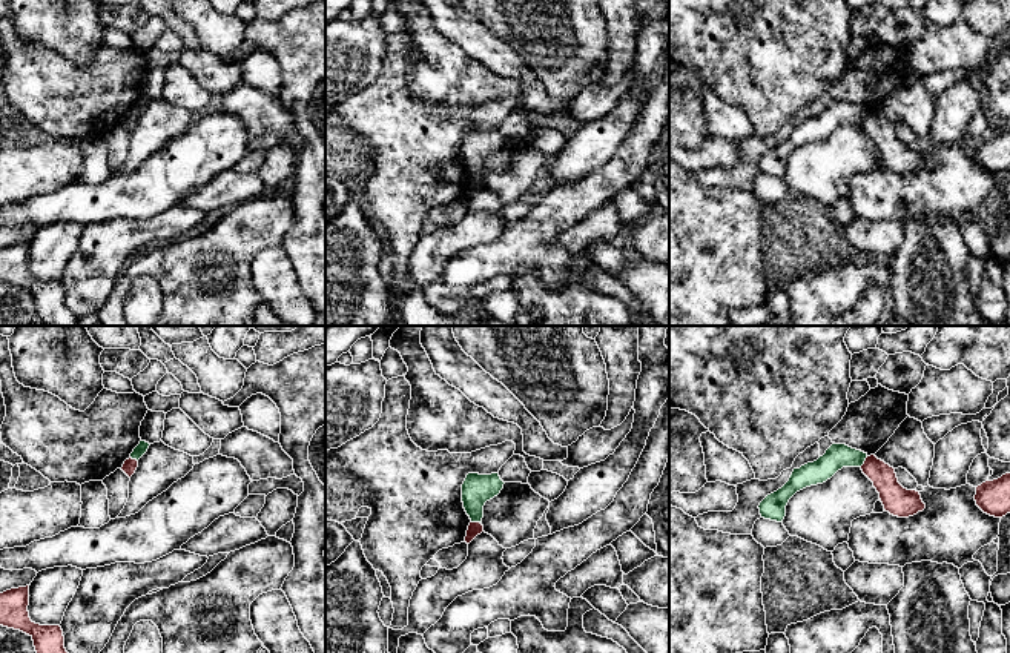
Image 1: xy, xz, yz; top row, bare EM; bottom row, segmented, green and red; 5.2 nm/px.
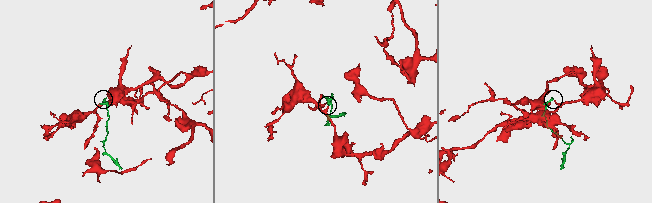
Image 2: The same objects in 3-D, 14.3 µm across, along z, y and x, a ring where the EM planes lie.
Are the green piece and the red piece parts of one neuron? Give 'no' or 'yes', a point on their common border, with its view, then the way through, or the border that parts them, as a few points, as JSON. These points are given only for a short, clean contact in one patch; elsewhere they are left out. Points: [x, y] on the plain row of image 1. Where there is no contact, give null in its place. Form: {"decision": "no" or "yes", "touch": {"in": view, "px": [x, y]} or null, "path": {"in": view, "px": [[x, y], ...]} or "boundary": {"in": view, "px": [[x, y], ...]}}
{"decision": "no", "touch": {"in": "xz", "px": [476, 177]}, "boundary": {"in": "xz", "px": [[471, 177], [481, 180]]}}

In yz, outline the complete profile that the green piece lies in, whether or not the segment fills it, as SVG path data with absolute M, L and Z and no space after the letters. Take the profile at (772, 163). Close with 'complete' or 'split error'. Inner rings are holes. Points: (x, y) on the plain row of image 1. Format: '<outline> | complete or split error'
M833 98L817 117L794 124L789 137L760 158L761 174L783 178L786 161L797 148L826 138L843 123L861 123L866 114L861 106Z | complete

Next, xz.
M468 129L462 140L462 158L471 178L480 178L484 174L484 161L503 144L499 129L479 131Z | complete

